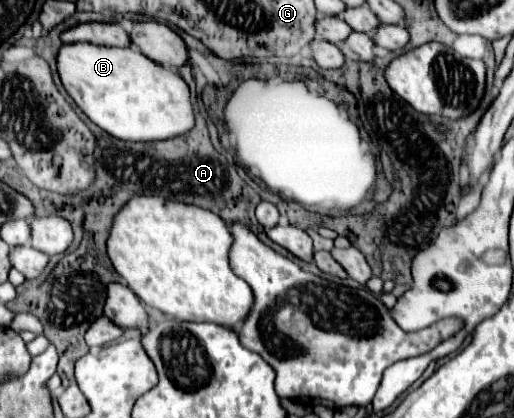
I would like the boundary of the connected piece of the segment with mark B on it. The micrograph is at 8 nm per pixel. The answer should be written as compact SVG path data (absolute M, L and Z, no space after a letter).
M92 43L62 45L58 53L62 85L84 115L116 139L160 141L186 135L196 125L190 89L172 69L152 63L138 49L98 47Z

